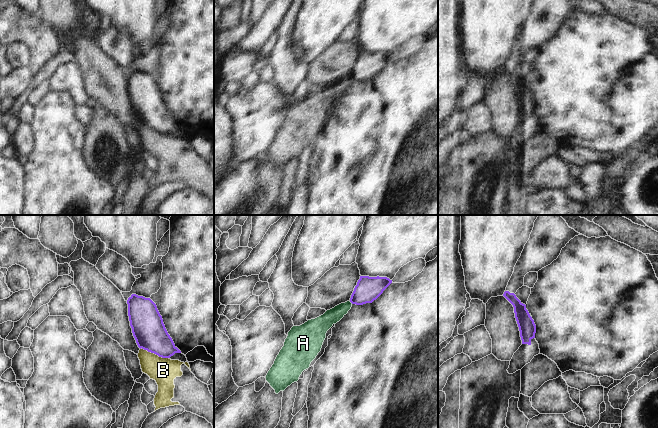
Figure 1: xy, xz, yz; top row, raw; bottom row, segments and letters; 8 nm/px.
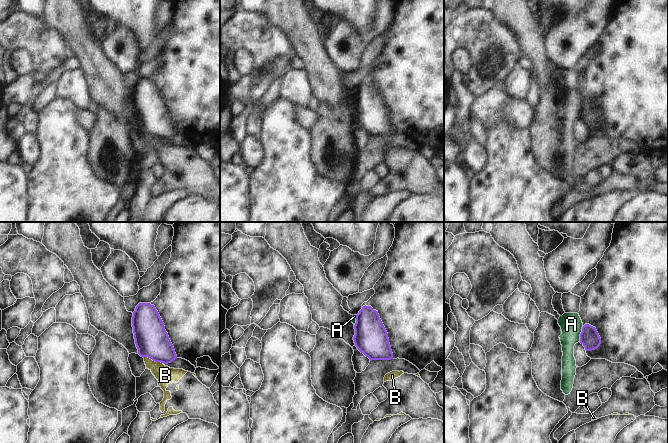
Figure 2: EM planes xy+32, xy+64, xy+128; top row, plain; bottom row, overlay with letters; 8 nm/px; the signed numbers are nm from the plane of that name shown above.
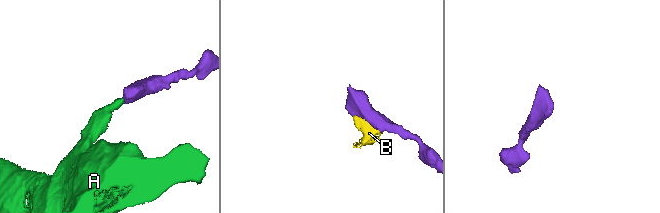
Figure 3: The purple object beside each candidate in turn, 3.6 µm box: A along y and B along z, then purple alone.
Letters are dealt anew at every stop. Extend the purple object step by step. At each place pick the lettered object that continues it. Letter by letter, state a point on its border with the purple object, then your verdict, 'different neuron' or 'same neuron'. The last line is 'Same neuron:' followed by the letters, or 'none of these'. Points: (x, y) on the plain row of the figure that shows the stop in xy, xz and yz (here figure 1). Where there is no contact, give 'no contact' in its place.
A: contact xz (351, 78); different neuron
B: contact xy (154, 129); different neuron
Same neuron: none of these

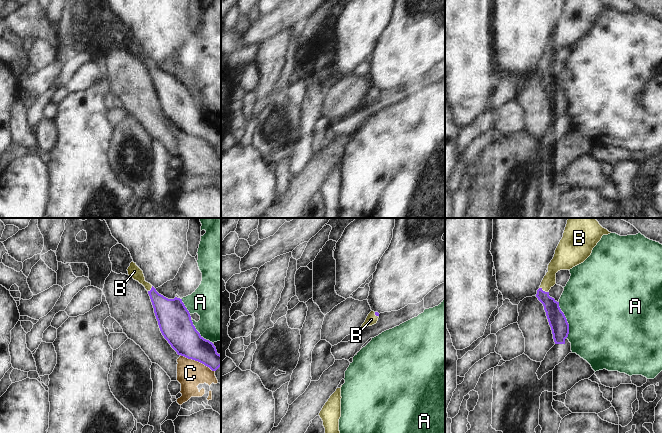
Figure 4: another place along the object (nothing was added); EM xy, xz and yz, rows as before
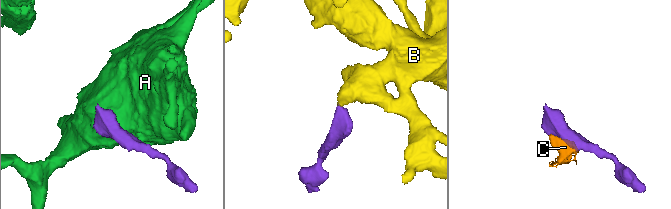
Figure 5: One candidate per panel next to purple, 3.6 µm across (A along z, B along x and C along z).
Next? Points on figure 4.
A: contact yz (566, 96); different neuron
B: contact yz (544, 67); same neuron
C: contact xy (197, 136); different neuron
Same neuron: B

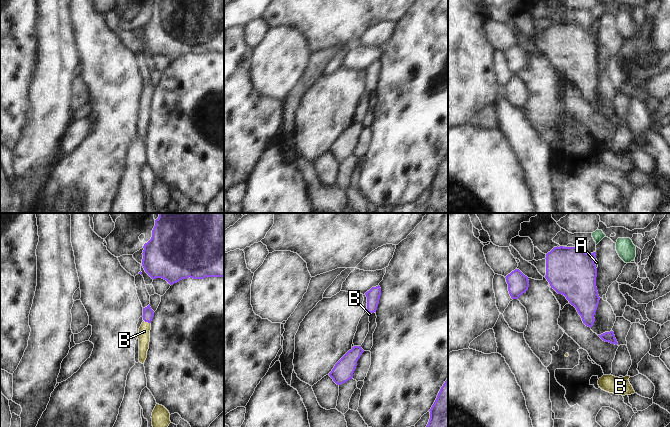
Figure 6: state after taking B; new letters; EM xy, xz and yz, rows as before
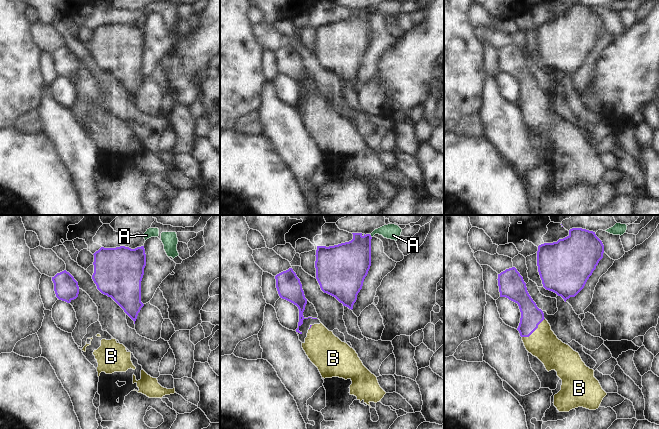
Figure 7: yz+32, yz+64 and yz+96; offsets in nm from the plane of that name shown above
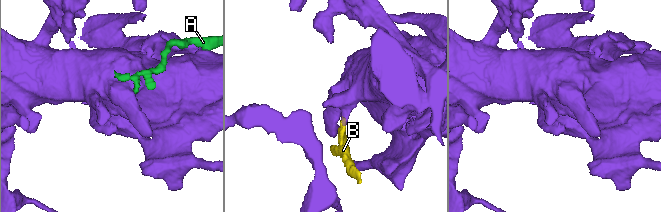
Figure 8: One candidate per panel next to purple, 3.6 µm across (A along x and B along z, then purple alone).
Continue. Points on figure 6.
A: contact yz (594, 39); different neuron
B: contact xy (147, 97); same neuron
Same neuron: B

